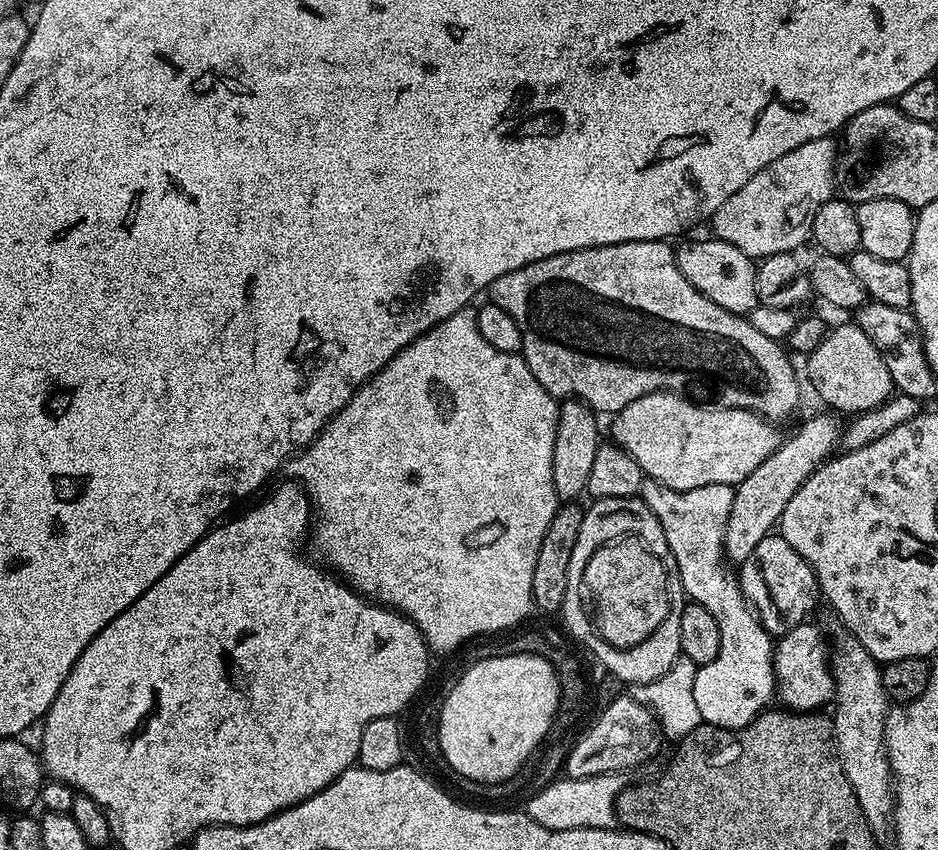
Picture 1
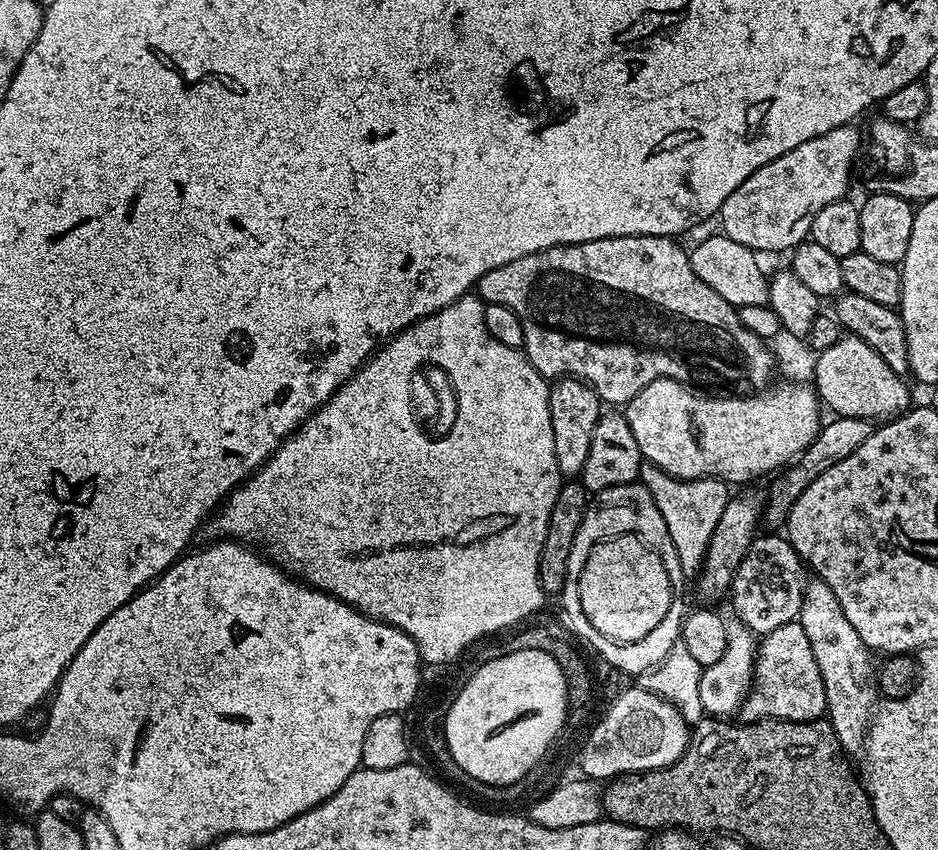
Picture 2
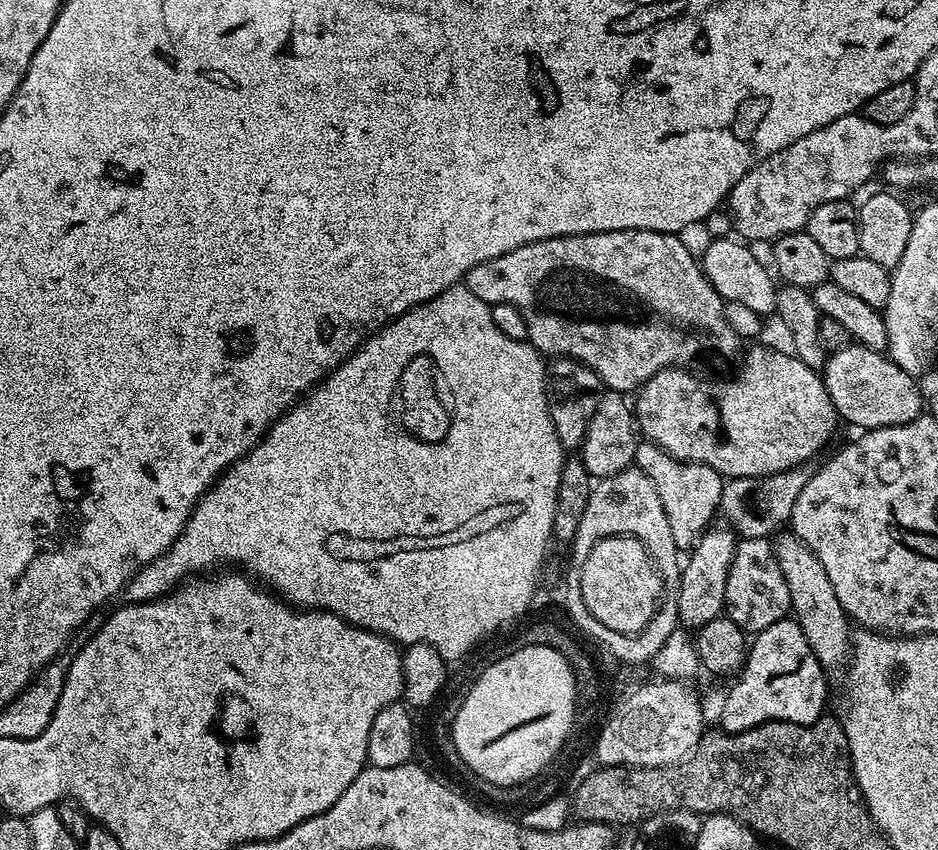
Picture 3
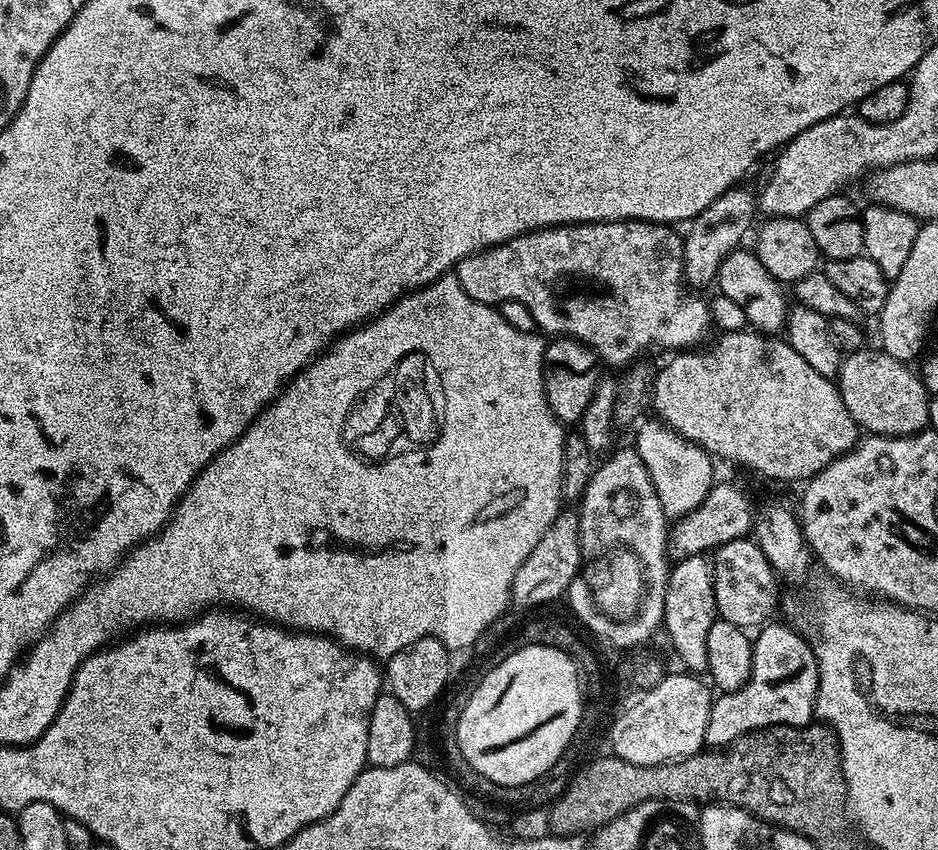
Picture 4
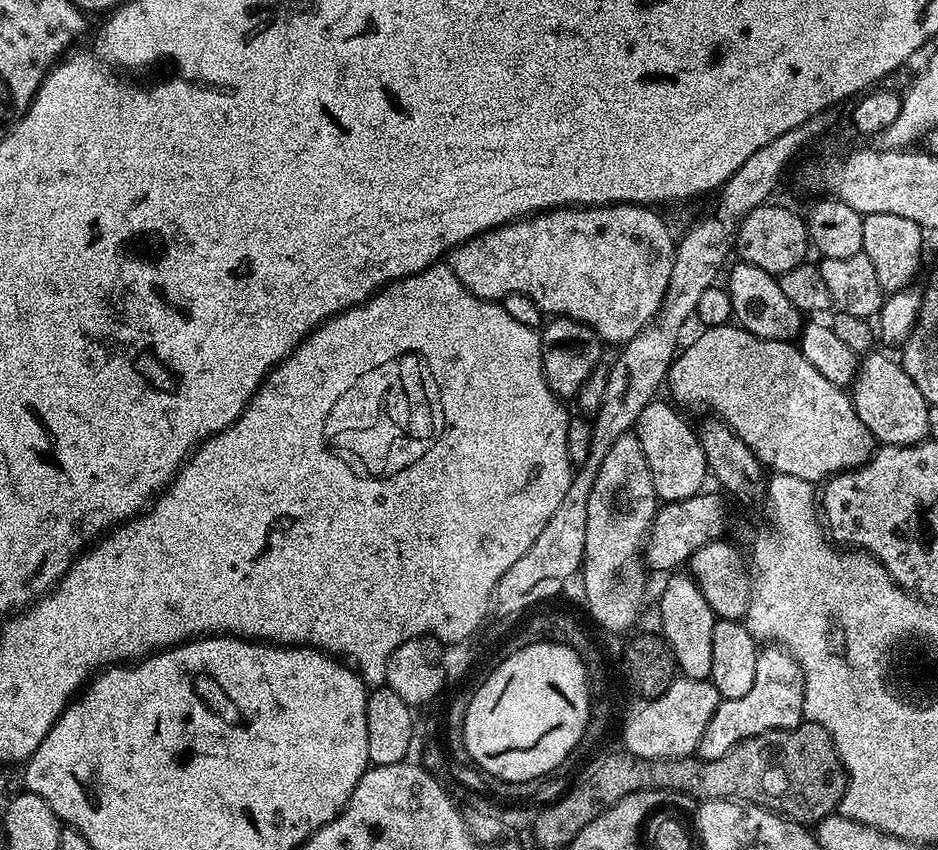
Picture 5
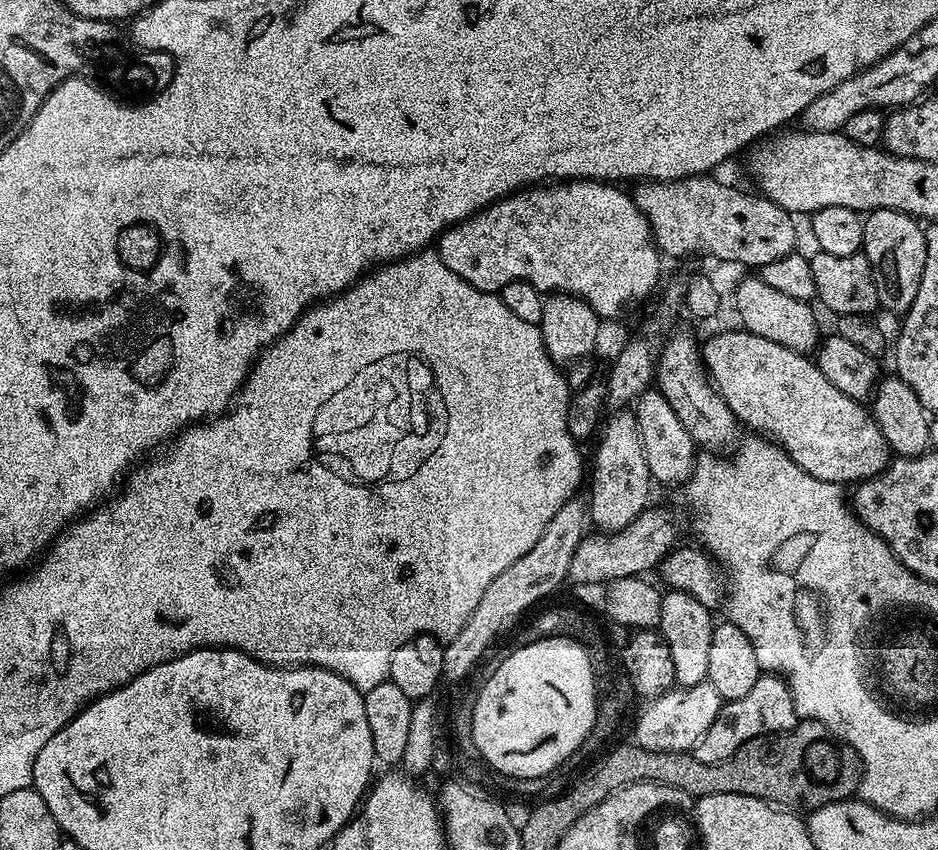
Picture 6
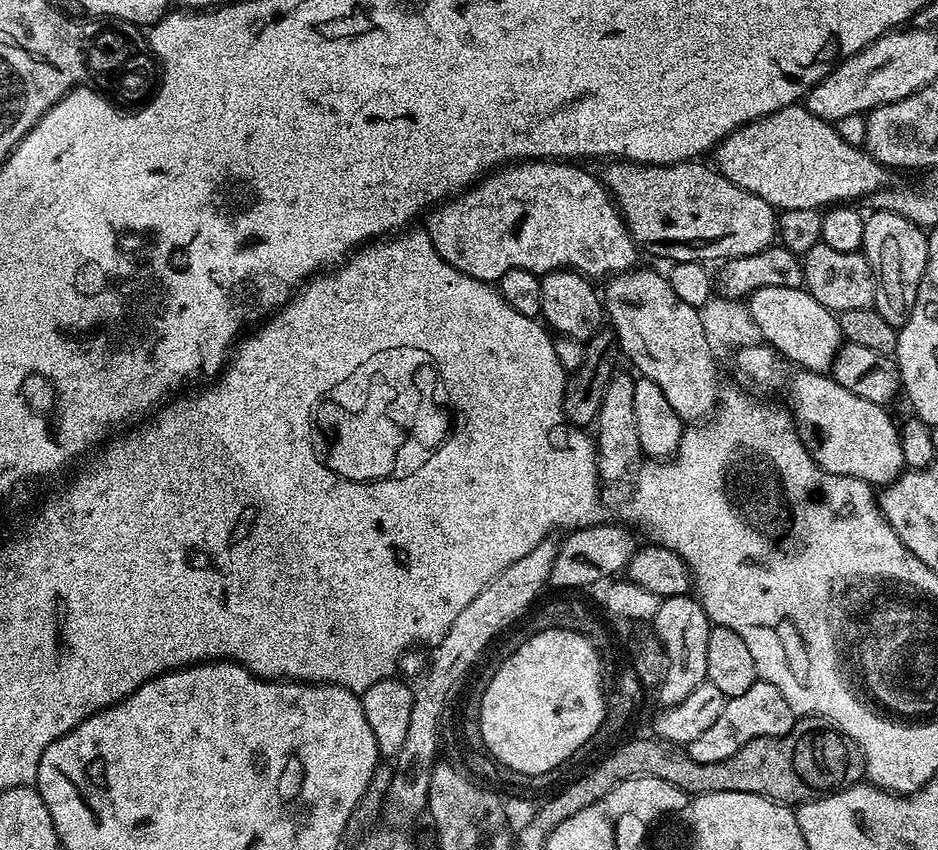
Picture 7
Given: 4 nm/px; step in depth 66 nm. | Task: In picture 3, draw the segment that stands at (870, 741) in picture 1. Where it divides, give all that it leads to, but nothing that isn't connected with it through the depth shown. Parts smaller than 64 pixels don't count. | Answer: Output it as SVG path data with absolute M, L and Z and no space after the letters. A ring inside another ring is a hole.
M784 530L775 537L774 547L778 566L782 566L782 574L786 578L786 586L790 586L790 609L797 626L806 634L806 642L810 642L810 650L818 658L818 662L826 670L832 670L841 664L847 665L850 660L852 636L848 632L850 617L845 612L842 602L838 602L838 594L834 594L834 586L830 586L830 578L826 578L826 570L822 570L822 562L810 554L810 550L791 531Z

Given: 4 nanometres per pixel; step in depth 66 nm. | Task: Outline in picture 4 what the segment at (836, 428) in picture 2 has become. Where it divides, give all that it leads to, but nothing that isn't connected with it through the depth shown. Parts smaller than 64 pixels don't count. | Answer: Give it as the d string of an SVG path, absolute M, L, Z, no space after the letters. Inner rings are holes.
M713 483L707 498L690 514L679 517L668 533L668 554L673 561L711 553L731 540L743 540L753 531L752 500L736 484Z

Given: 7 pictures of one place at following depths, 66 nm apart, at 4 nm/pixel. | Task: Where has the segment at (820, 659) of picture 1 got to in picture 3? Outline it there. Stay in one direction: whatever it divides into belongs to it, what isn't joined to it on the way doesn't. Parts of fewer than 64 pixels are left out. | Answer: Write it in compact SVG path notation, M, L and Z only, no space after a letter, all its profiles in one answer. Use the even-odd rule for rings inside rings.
M785 618L755 633L746 648L744 667L735 677L736 685L728 692L720 708L719 727L726 732L745 732L771 720L785 720L791 724L812 724L825 715L824 703L828 700L828 684L824 681L826 669L820 665L806 634L797 626L795 619Z

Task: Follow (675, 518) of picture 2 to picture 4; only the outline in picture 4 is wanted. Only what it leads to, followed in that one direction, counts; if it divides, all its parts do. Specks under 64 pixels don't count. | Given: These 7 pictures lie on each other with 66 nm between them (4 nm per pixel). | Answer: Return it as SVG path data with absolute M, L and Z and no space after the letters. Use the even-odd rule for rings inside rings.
M651 419L637 430L634 447L650 474L650 482L654 482L654 490L658 494L658 502L662 502L664 515L679 518L702 506L702 502L707 498L714 483L714 460L700 445L684 440L673 428L659 419Z

